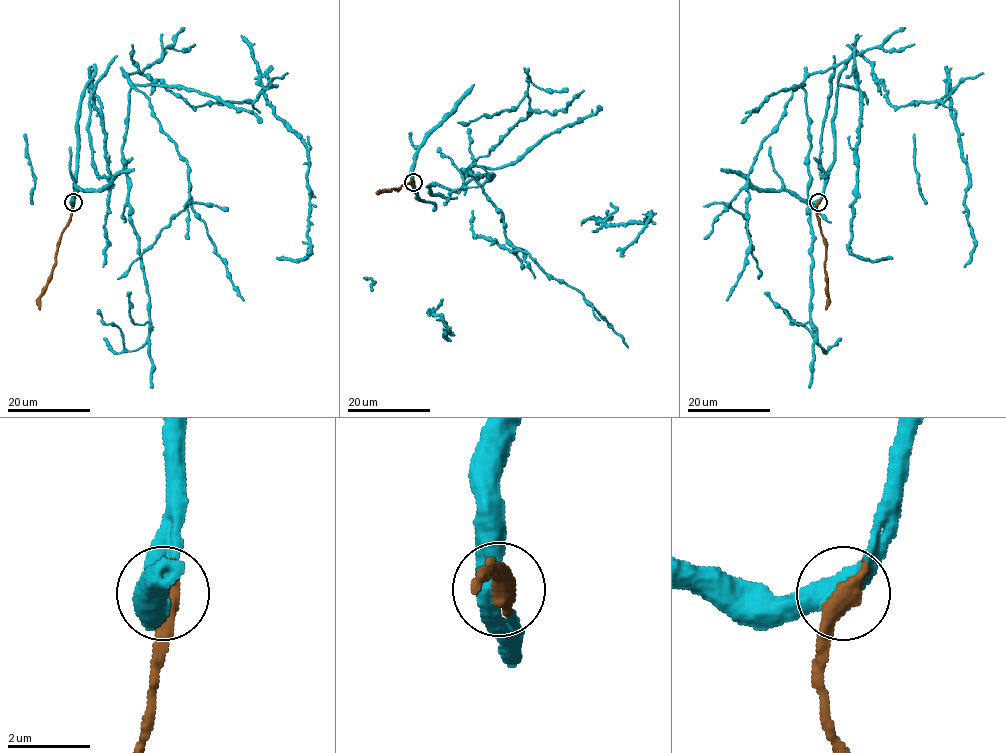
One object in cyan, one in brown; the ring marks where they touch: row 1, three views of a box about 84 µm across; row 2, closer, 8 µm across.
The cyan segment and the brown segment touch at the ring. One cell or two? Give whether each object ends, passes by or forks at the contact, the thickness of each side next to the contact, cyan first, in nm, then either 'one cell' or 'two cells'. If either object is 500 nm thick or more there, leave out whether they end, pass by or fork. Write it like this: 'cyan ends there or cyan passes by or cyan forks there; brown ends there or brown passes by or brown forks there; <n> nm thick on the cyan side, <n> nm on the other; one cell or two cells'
500 nm thick on the cyan side, 550 nm on the other; one cell

